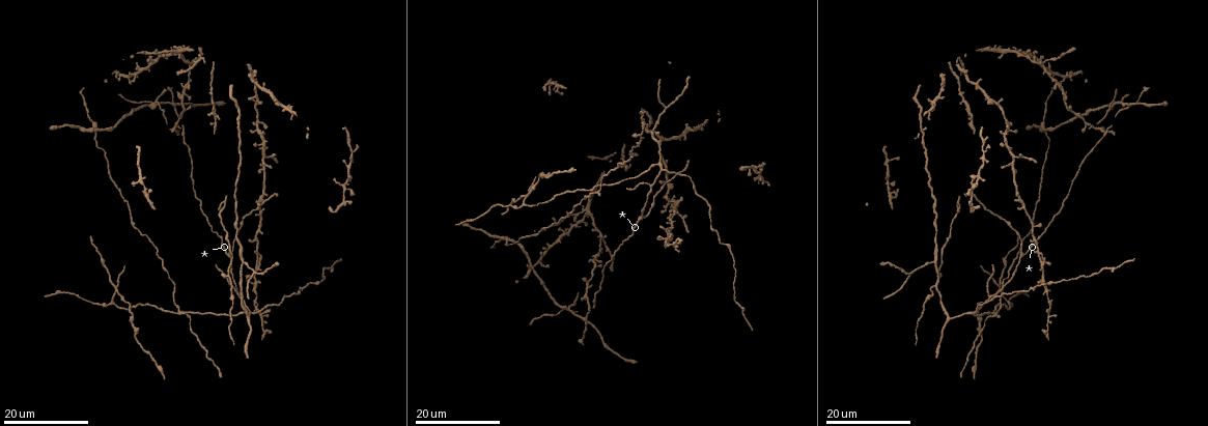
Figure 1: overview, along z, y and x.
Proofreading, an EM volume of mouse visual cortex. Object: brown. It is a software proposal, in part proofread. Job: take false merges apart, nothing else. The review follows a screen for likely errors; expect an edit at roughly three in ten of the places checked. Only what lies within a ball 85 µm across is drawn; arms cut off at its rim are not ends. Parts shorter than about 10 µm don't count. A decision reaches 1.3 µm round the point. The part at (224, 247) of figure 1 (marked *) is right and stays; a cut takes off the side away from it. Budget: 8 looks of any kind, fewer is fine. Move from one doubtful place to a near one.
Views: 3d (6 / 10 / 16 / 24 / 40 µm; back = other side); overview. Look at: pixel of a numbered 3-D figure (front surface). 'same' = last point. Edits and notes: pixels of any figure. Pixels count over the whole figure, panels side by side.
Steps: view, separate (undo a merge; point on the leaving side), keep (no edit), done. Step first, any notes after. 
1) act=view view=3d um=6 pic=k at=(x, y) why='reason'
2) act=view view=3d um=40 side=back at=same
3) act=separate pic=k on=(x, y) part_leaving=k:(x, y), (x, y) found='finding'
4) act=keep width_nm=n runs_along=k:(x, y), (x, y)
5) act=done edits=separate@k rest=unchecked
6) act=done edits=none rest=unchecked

act=view view=3d um=16 pic=1 at=(336, 212)

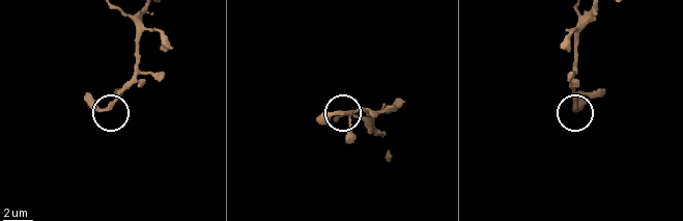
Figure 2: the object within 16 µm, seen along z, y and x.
act=view view=3d um=6 pic=2 at=(340, 114)

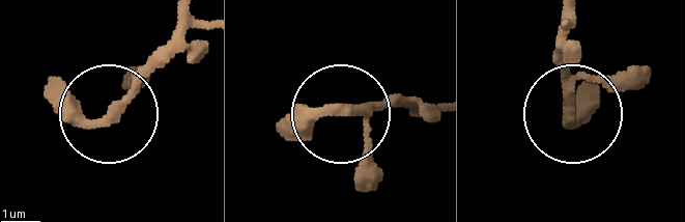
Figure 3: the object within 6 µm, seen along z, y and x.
act=keep width_nm=270 found='all the same neuron'

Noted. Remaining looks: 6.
act=view view=3d um=24 pic=1 at=(688, 166) why='narrows sharply'

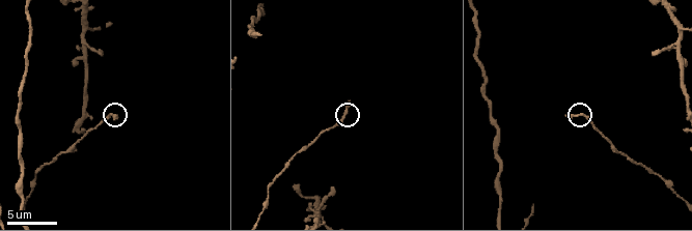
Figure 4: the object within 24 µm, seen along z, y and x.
act=view view=3d um=6 pic=4 at=(579, 114) why='closer look'

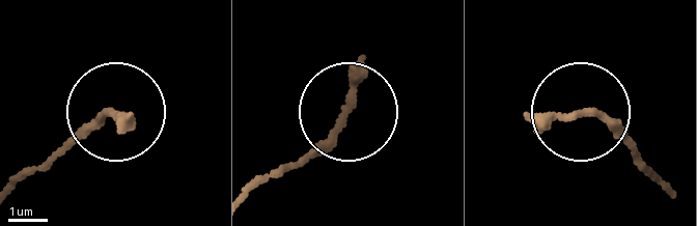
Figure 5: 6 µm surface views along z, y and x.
act=keep runs_along=5:(662, 186), (612, 125), (585, 116) found='one neuron here'

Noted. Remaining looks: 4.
act=view view=3d um=10 pic=4 at=(19, 91)

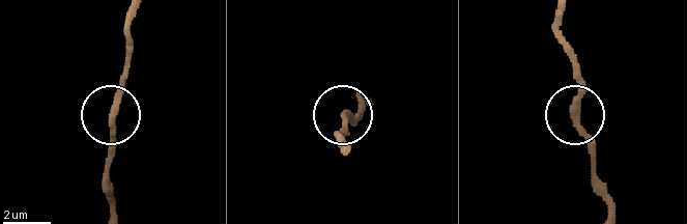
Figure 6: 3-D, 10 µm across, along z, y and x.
act=keep width_nm=280 runs_along=6:(110, 214), (110, 113), (127, 49) found='all the same neuron'

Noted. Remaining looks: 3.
act=view view=3d um=24 pic=1 at=(893, 195) why='three-way junction'

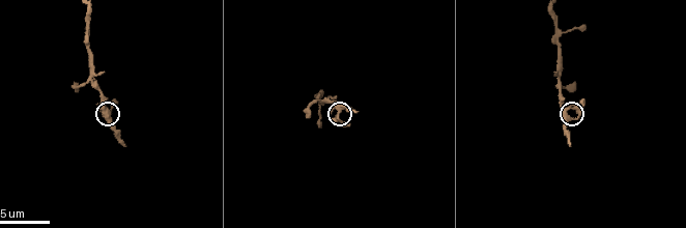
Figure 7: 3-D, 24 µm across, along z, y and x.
act=view view=3d um=10 pic=7 at=(572, 108)

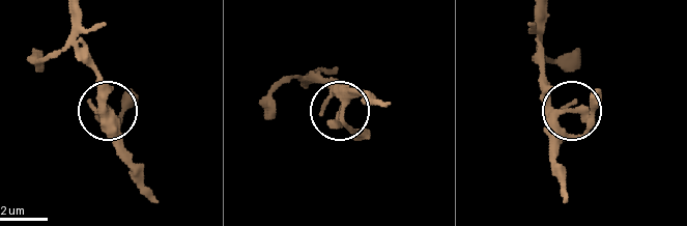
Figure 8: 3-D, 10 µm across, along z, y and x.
act=keep found='one neuron here'

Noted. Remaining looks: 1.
act=done edits=none rest=unchecked

